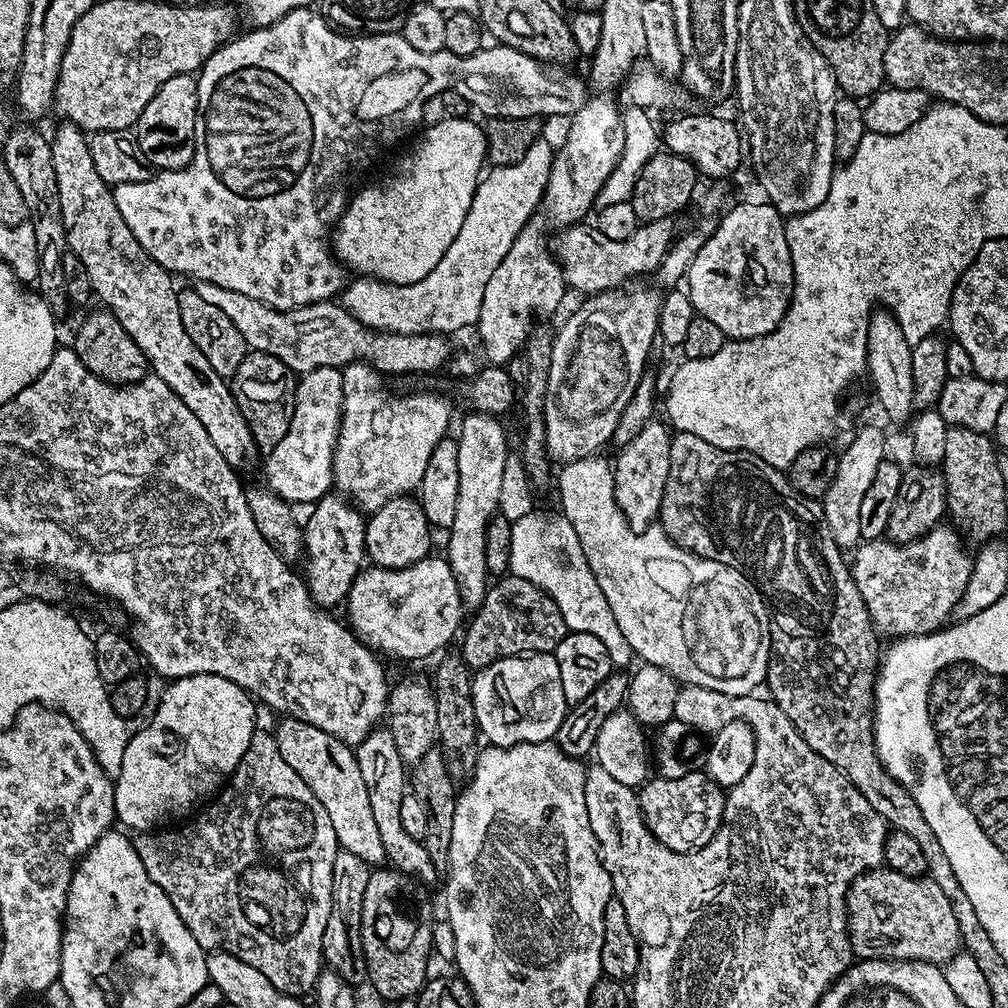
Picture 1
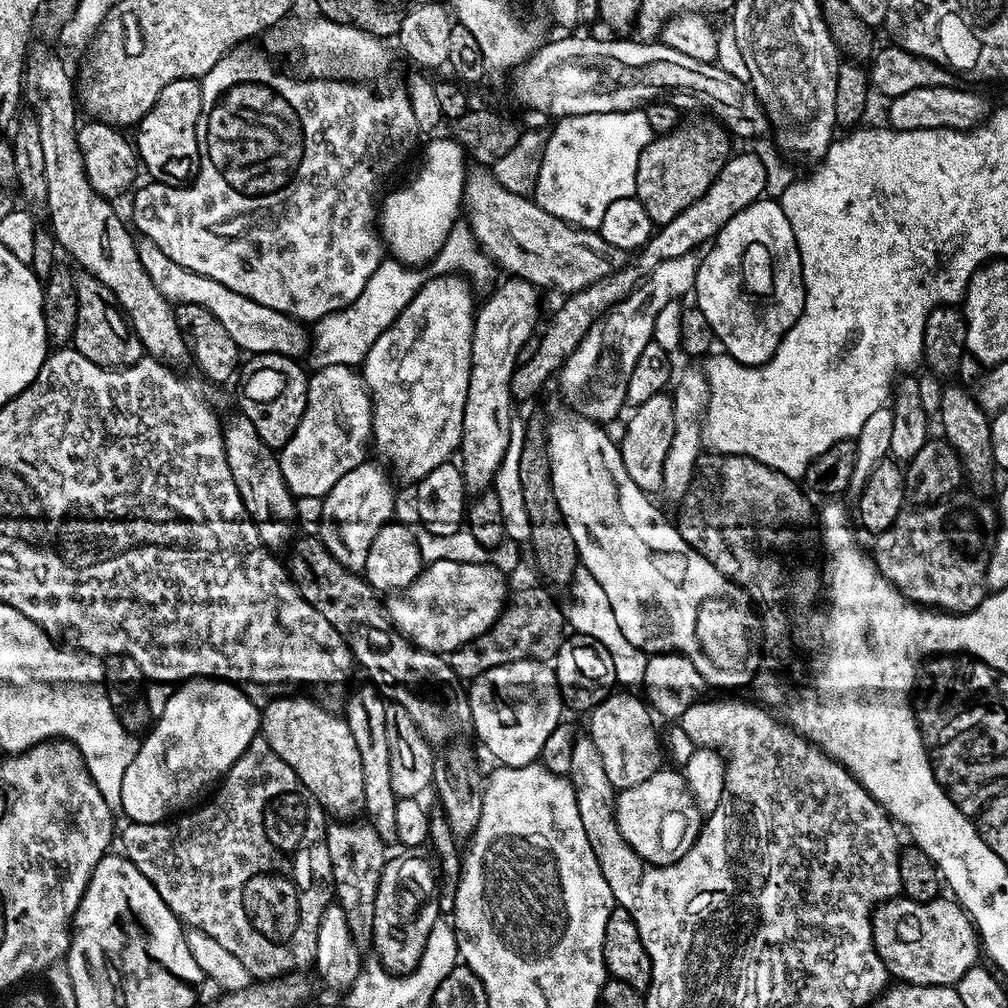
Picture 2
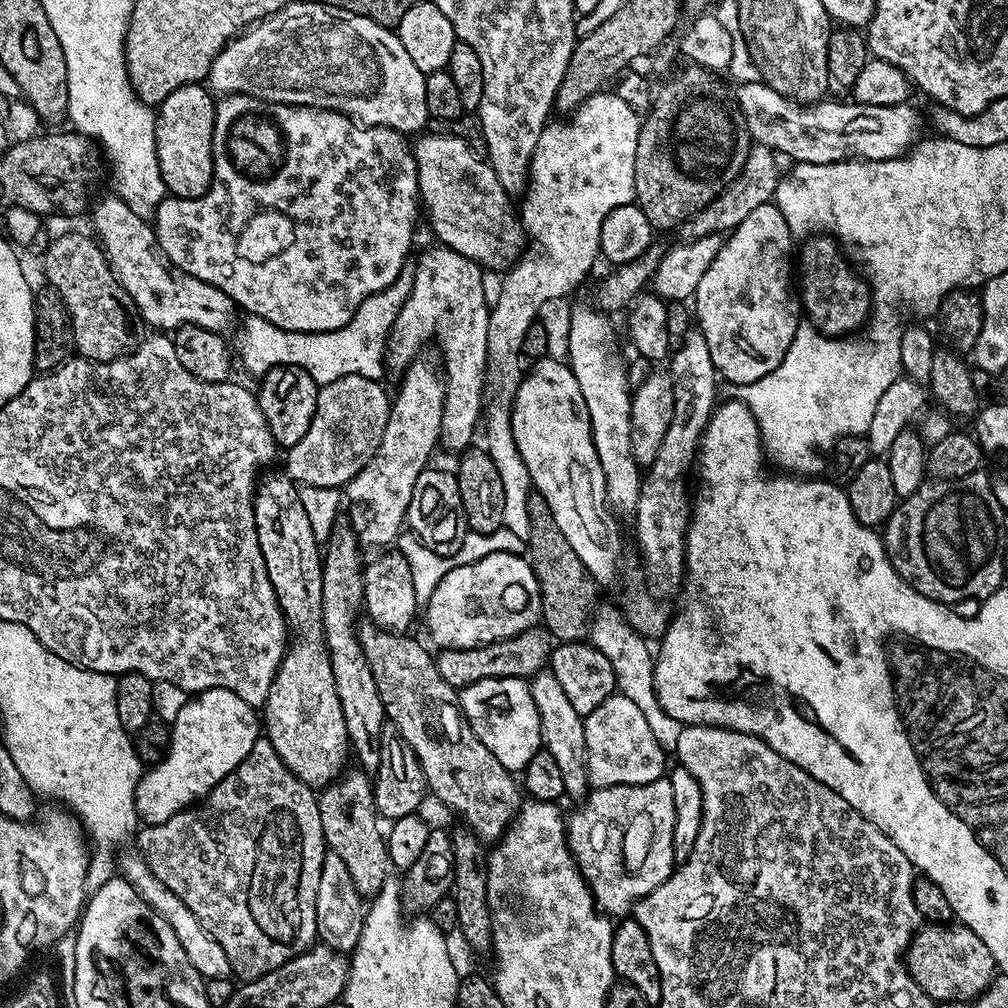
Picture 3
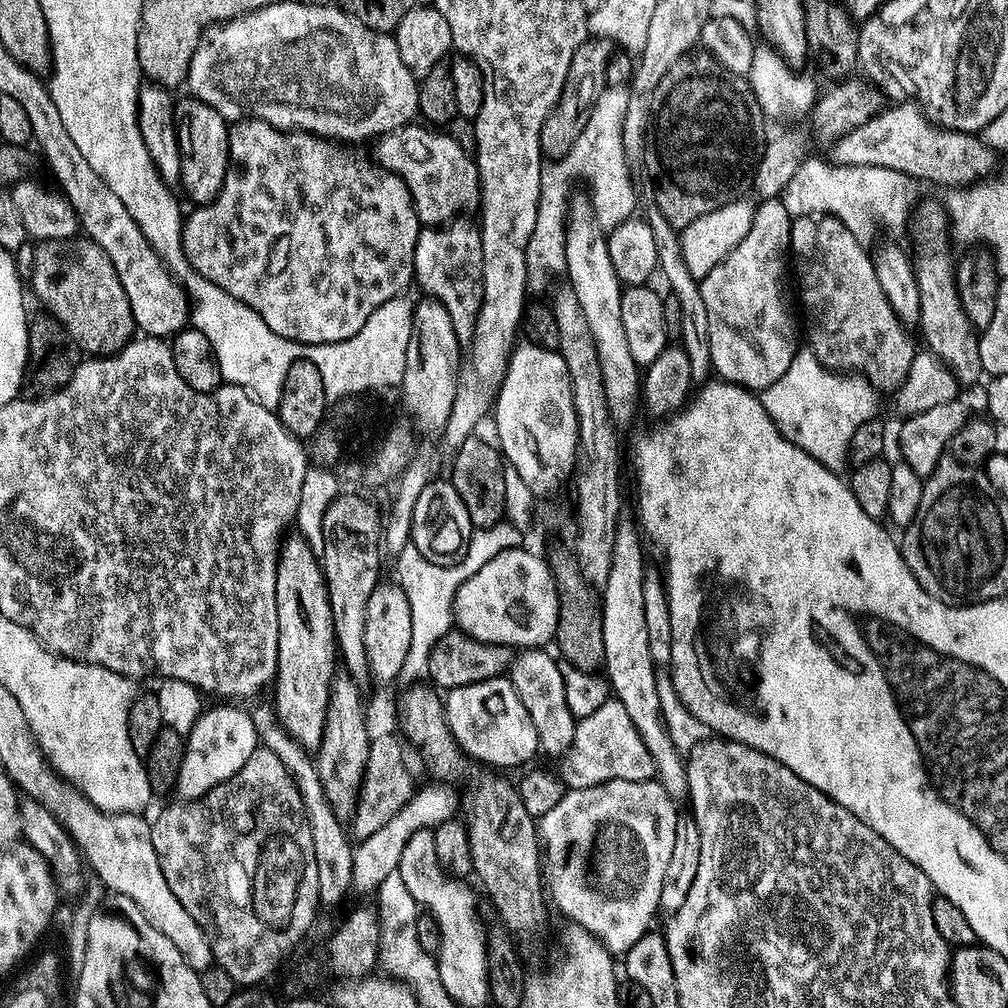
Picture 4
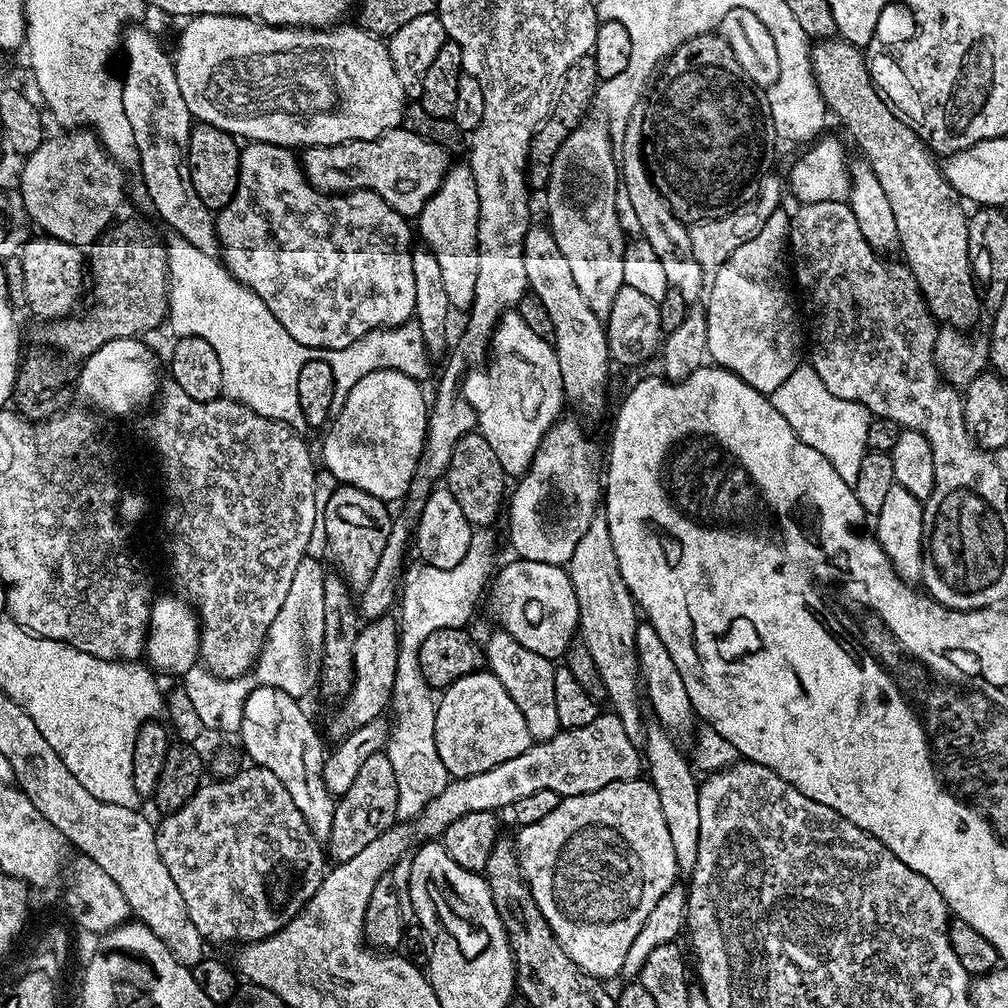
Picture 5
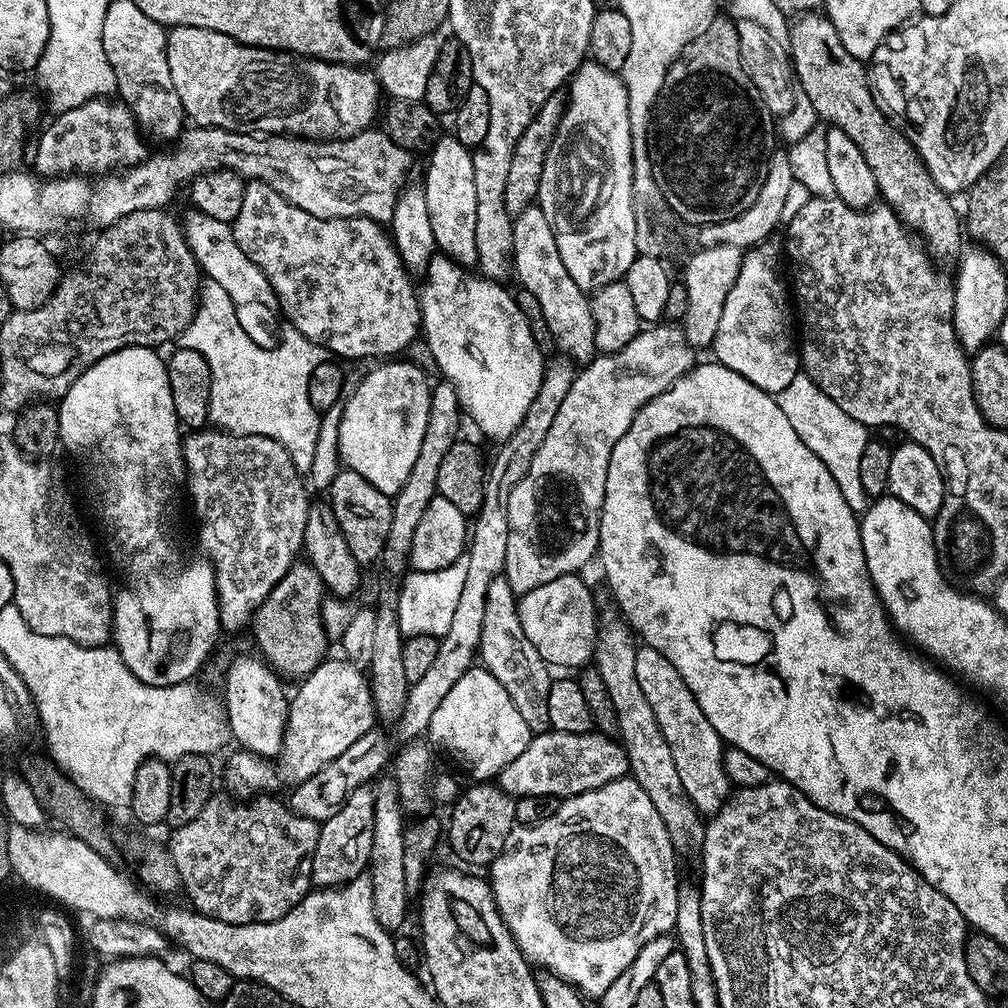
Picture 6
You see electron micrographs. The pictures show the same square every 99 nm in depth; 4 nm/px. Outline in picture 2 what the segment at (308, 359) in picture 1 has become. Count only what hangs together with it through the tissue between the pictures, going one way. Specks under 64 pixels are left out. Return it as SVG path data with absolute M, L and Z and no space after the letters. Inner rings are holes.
M143 238L137 239L136 249L144 269L150 274L154 286L173 305L193 304L202 306L226 326L230 338L240 347L241 353L259 354L261 352L277 352L283 356L300 358L310 348L310 336L305 325L291 316L283 316L278 310L270 310L270 306L262 306L262 302L254 302L234 290L230 286L222 286L222 282L214 282L214 278L206 278L202 274L194 274L194 270L186 270L178 266L178 262L170 262L154 242Z

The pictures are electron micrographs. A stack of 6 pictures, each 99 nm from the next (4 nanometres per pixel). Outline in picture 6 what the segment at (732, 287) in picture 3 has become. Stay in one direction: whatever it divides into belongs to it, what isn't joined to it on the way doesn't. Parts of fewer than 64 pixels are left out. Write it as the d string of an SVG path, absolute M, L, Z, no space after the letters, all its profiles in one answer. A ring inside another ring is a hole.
M769 238L757 244L755 248L743 253L740 261L740 273L726 294L726 306L722 306L722 318L718 321L718 334L714 338L711 351L716 352L715 359L730 370L742 374L742 378L758 386L763 392L778 394L794 382L801 371L800 353L794 347L794 308L790 303L790 292L784 289L784 280L780 277L782 248Z

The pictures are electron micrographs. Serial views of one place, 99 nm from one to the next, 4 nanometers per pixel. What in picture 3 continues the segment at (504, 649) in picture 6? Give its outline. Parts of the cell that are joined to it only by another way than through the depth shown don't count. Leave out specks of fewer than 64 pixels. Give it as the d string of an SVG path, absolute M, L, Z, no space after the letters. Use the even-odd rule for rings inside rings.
M551 670L536 673L531 677L530 687L534 704L538 706L540 715L540 739L547 752L554 756L562 778L565 779L565 793L570 797L587 797L590 791L588 769L584 758L586 750L586 730L584 716L574 706L570 706L570 698L566 698L566 690L562 690L562 682Z

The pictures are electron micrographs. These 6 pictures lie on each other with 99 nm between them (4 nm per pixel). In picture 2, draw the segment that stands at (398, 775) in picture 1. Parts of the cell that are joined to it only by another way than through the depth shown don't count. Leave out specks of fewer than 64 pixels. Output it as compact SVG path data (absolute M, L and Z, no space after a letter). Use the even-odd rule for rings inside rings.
M364 682L361 688L353 690L348 705L342 709L342 715L348 721L350 734L354 734L354 743L358 745L358 755L362 757L363 811L368 812L367 823L371 824L381 840L395 841L394 810L398 798L390 782L390 742L386 742L386 701L375 684Z

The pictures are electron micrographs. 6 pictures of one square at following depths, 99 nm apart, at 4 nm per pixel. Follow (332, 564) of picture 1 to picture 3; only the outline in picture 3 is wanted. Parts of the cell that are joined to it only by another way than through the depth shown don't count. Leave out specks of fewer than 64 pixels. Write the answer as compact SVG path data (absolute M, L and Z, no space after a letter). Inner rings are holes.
M421 354L404 369L404 382L396 394L394 392L381 444L361 472L346 485L346 516L365 549L383 549L388 546L383 544L391 540L393 543L399 537L408 518L414 482L418 482L418 474L429 467L431 460L428 459L440 444L446 380L441 365L437 361L436 364L427 354Z

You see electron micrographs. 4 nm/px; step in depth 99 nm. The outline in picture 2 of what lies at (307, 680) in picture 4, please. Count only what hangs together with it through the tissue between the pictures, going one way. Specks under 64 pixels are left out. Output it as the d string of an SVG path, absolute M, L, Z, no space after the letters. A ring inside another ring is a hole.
M236 414L232 425L224 428L224 449L230 474L234 474L234 486L238 486L242 506L246 506L249 516L256 521L261 544L269 550L277 550L284 543L287 545L293 539L297 497L292 495L282 478L279 455L258 438L258 430L254 430L252 423L242 414ZM280 696L268 701L263 705L262 715L260 717L260 732L266 738L266 742L270 742L270 750L274 750L274 754L278 754L278 758L282 758L282 762L286 762L286 766L290 766L294 770L296 778L302 782L302 786L306 786L306 790L312 792L312 797L319 802L325 813L332 818L352 818L357 811L358 813L364 807L364 791L362 790L362 757L358 755L358 745L354 743L354 734L350 734L350 726L343 715L327 712L322 705L316 700L311 700L308 696Z

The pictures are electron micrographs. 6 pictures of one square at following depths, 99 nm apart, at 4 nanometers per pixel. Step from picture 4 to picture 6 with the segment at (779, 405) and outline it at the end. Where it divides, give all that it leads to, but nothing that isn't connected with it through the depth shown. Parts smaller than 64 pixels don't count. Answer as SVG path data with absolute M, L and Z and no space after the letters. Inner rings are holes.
M797 374L794 382L786 386L786 390L778 393L780 409L786 414L790 426L798 433L798 438L830 470L834 482L838 482L838 490L842 490L842 498L846 498L846 506L857 514L868 507L870 498L866 490L862 490L862 478L858 478L858 465L862 458L862 450L866 450L870 439L869 429L862 422L850 418L838 402L831 400L807 374Z

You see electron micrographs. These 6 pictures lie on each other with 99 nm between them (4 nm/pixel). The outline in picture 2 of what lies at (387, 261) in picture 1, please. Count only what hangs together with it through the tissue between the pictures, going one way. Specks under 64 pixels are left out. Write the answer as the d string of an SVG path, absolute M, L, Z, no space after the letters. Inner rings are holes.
M451 139L430 141L424 148L424 165L421 166L420 173L405 188L400 188L397 192L390 193L389 196L387 193L379 205L378 231L387 251L402 264L424 266L435 260L439 256L446 238L452 233L452 228L458 223L459 216L456 215L459 212L461 215L464 202L464 182L466 179L466 167L464 168L465 145L459 139Z

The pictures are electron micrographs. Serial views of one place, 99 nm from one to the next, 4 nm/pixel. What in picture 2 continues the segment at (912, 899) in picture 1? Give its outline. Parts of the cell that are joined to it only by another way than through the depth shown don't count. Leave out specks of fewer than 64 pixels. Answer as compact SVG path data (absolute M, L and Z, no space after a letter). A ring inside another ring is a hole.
M897 898L872 909L872 944L889 977L906 984L947 988L956 985L966 970L977 967L982 942L976 926L955 899L944 899L914 902Z

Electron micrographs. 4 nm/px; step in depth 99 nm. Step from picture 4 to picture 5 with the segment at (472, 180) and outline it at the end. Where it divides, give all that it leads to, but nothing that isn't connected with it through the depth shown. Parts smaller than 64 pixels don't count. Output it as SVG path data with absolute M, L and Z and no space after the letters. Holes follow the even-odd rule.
M401 126L373 140L348 140L344 144L303 149L302 167L308 183L319 192L343 194L365 188L379 194L400 216L416 218L438 186L442 186L450 156L434 141Z

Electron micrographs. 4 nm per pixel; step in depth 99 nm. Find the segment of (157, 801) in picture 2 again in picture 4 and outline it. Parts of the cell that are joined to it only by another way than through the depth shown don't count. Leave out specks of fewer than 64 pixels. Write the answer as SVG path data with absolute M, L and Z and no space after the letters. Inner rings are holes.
M220 702L217 708L205 707L193 728L186 736L182 770L178 772L178 782L174 792L180 800L197 800L206 795L214 786L226 782L242 766L246 758L254 754L258 746L258 728L240 708L231 708L231 703Z

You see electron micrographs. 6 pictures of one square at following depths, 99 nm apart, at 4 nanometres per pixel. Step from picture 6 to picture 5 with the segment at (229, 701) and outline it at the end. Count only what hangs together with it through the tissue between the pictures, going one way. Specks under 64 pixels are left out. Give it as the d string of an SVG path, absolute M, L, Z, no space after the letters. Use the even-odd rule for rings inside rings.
M257 688L245 700L238 740L244 743L244 752L255 767L270 770L286 786L294 806L298 806L298 814L306 818L310 834L324 842L330 826L334 826L336 800L324 781L326 747L302 705L299 699L280 689Z

